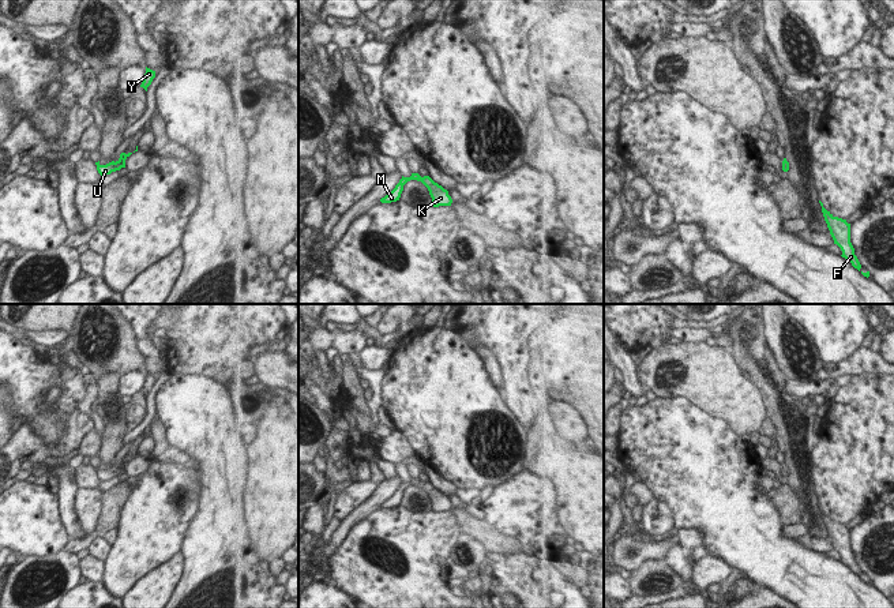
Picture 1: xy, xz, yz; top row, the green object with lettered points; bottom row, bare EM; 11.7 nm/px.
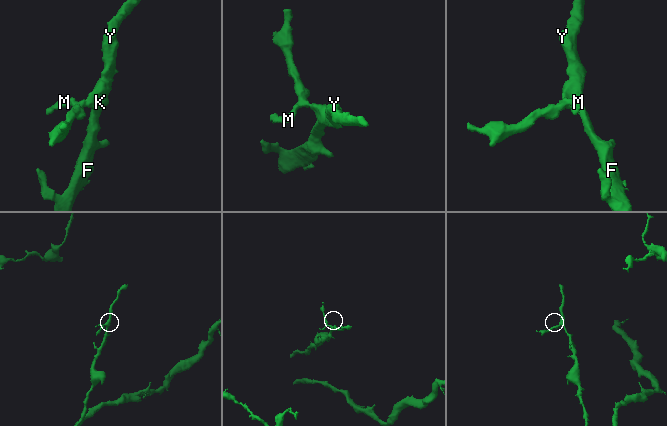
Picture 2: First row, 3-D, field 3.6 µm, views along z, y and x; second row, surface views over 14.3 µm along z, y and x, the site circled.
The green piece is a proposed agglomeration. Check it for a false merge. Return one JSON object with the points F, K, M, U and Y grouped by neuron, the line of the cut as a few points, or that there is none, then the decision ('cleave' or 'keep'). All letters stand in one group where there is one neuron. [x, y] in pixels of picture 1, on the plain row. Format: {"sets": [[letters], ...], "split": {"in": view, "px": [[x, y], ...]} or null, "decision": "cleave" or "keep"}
{"sets": [["F", "K", "M", "U", "Y"]], "split": null, "decision": "keep"}

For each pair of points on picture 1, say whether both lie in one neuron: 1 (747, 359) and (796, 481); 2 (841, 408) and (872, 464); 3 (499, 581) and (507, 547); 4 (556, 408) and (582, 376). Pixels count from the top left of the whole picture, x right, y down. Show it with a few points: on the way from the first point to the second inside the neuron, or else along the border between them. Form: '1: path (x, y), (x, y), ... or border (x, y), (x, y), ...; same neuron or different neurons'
1: path (772, 389), (791, 436), (791, 451); same neuron
2: path (855, 421), (870, 436), (871, 450); same neuron
3: border (487, 550), (495, 552), (522, 552); different neurons
4: border (558, 398), (570, 402), (579, 412), (585, 423); different neurons

